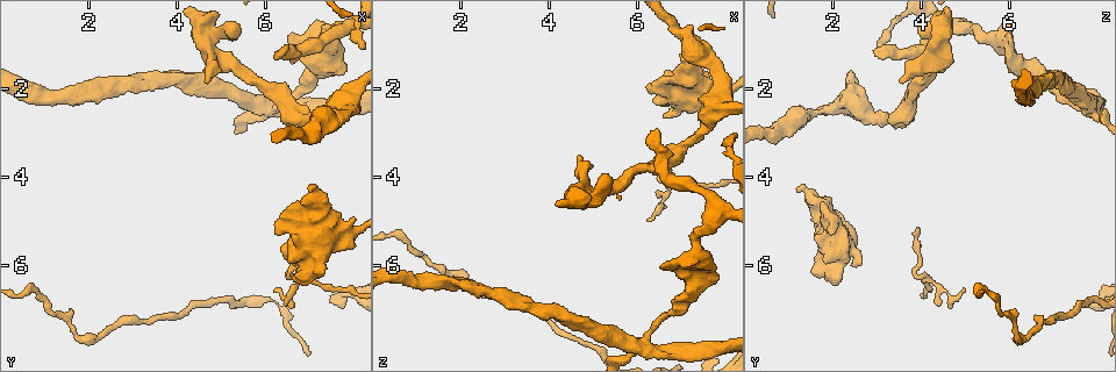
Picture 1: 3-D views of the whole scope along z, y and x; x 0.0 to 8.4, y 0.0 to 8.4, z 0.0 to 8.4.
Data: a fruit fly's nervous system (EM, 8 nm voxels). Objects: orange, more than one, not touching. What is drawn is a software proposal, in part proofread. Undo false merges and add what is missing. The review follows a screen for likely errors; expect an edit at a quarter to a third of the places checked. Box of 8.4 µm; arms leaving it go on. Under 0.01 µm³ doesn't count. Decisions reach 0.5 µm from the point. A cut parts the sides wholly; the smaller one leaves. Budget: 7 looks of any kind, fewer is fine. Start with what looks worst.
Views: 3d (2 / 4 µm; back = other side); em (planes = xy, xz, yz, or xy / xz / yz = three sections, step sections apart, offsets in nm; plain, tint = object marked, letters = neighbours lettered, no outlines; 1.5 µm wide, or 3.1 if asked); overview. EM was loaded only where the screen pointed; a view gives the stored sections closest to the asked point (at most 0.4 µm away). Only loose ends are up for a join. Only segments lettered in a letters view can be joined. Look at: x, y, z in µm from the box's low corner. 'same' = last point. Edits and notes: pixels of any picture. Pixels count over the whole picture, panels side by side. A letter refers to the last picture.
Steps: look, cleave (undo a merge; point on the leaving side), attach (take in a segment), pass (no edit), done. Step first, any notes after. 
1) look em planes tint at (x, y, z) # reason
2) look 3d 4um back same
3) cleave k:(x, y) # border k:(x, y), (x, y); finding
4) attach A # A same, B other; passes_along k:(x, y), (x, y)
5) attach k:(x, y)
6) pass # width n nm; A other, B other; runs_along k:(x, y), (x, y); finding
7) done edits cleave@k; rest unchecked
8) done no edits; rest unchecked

look 3d 4um at (7.05, 4.40, 1.20) # thick end

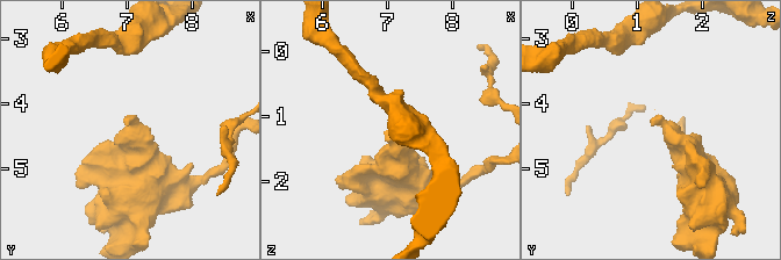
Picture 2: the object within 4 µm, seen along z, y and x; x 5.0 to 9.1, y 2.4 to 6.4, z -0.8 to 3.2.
look em yz step 8 letters at (7.00, 4.35, 1.25) # need the tissue

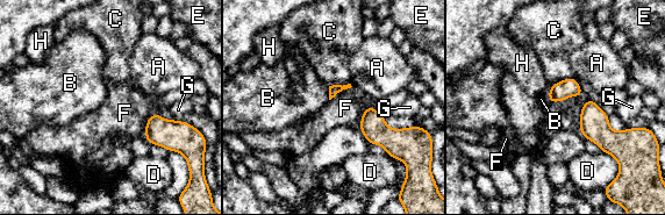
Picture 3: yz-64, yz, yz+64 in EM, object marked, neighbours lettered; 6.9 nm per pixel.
look em planes letters same # another direction

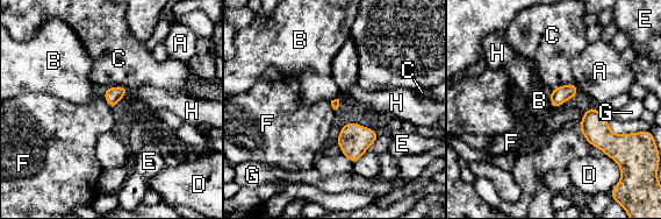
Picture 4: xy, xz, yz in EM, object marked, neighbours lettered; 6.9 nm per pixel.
pass # longest_contact C 180 nm; A other, B other, C other, D other, E other, F other, G other, H other; no lettered segment goes on from it

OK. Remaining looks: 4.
look 3d 2um back at (6.15, 2.50, 7.75) # sudden change in width

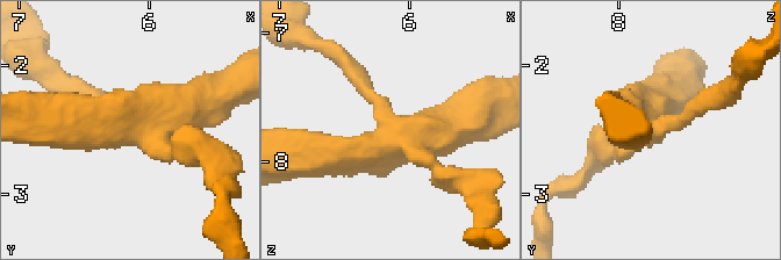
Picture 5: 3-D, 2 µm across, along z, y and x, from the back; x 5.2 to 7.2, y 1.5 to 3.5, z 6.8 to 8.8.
look em xz step 8 letters at (6.12, 2.48, 7.76) # arms 4; need the tissue

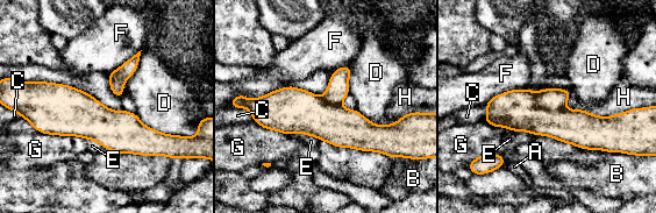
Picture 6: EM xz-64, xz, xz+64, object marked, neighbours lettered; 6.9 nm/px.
look em planes letters same

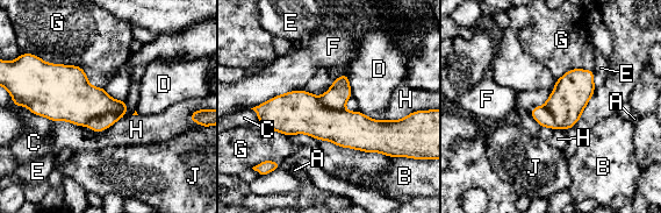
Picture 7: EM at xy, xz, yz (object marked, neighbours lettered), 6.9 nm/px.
cleave 7:(99, 125) # A other, B other, C other, D other, E other, F other, G other, H other, J other; border 7:(119, 116), (98, 116), (86, 125); two neurons meet here

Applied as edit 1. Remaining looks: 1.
look em xz step 8 letters at (6.25, 6.50, 5.05) # thin end

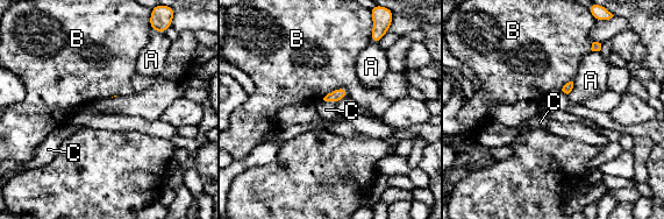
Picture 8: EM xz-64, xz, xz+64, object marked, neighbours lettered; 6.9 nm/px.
attach C # A other, B other, C same; passes_along 8:(342, 92), (329, 100), (326, 110); it goes on there

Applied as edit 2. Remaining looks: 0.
done edits cleave@7, attach@8; rest unchecked

